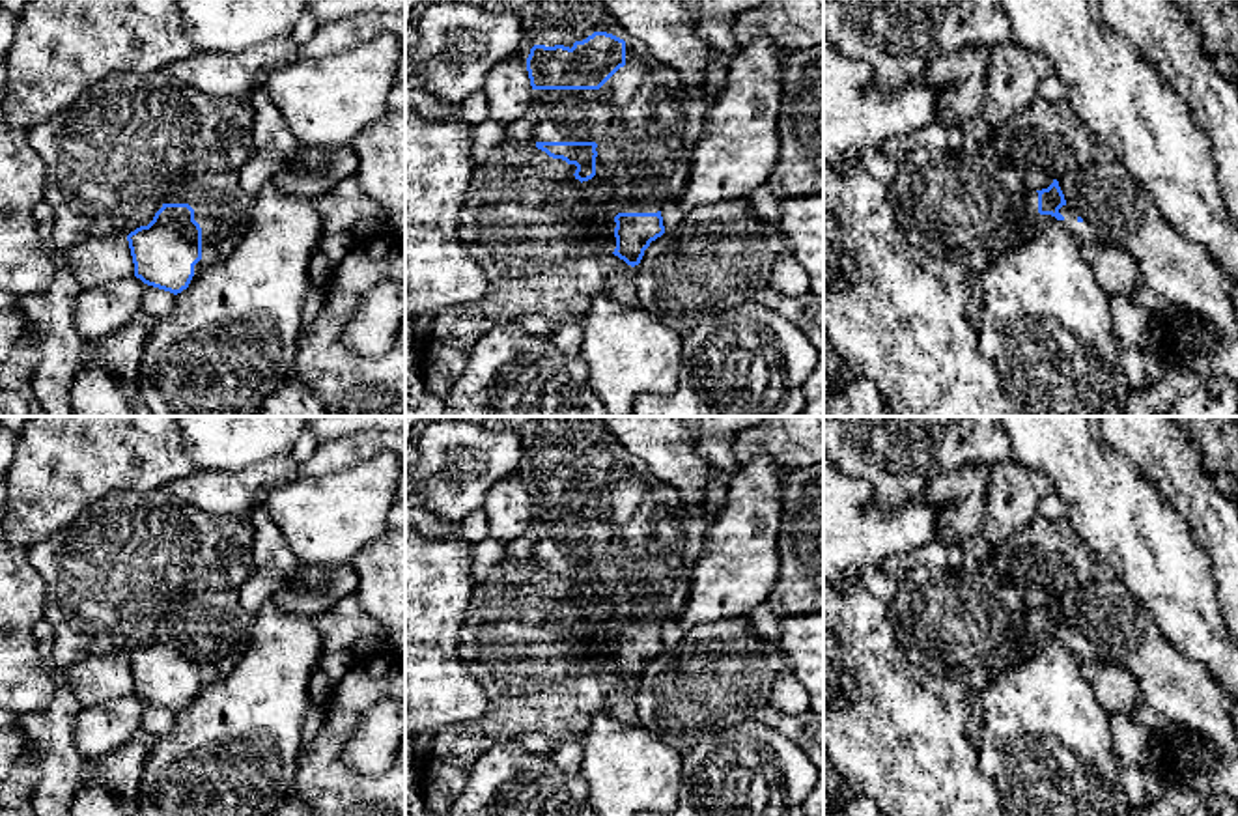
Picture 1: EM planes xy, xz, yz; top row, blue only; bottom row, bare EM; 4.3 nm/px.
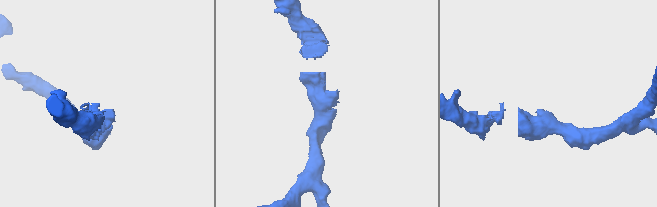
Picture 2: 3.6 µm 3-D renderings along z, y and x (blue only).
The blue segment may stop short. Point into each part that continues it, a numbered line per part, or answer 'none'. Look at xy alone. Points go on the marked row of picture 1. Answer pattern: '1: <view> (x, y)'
1: xy (221, 208)

